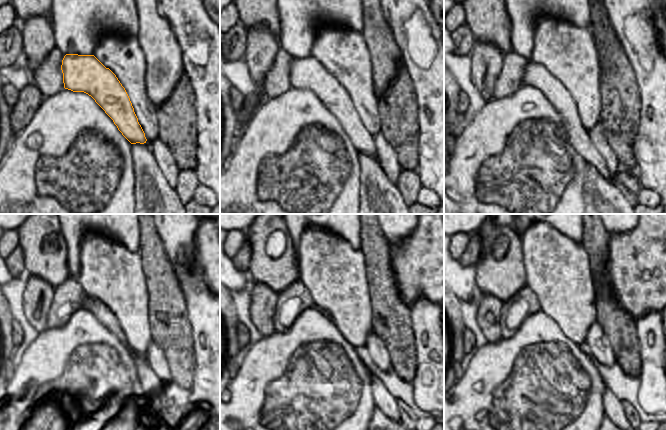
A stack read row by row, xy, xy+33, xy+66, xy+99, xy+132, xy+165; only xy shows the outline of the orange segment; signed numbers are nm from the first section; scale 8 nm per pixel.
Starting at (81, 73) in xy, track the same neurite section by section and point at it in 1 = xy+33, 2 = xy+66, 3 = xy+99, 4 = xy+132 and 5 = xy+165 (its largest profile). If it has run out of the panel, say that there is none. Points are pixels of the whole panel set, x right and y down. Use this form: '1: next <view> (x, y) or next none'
1: next xy+33 (308, 73)
2: next xy+66 (536, 75)
3: next xy+99 (100, 310)
4: next xy+132 (387, 403)
5: next xy+165 (613, 407)

